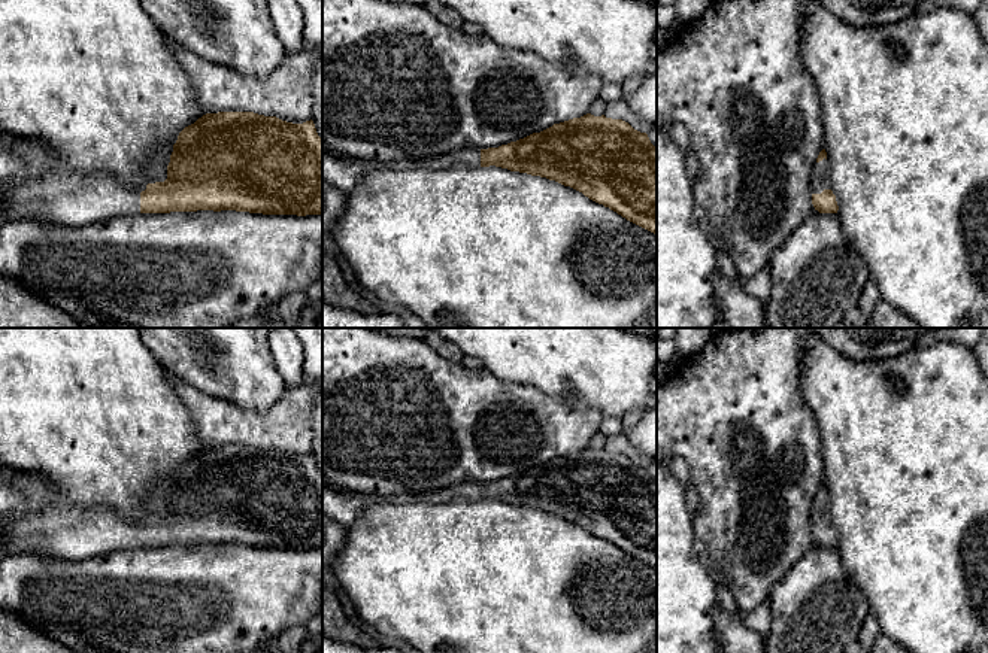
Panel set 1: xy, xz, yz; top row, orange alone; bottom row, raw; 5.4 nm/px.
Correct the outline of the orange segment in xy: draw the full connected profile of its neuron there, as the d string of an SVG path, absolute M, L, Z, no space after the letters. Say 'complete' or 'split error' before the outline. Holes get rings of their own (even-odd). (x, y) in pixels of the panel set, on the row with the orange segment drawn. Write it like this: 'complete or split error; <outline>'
split error; M254 112L206 113L179 133L164 182L133 188L124 185L112 173L81 176L58 171L10 182L4 188L0 186L0 192L4 201L3 215L7 221L33 219L67 227L85 227L133 213L236 210L263 215L322 215L322 139L312 119L293 124Z

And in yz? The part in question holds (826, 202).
split error; M822 149L812 171L812 204L819 213L837 213L839 206L830 186L827 152Z

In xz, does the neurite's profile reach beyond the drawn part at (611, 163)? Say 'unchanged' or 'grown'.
grown

